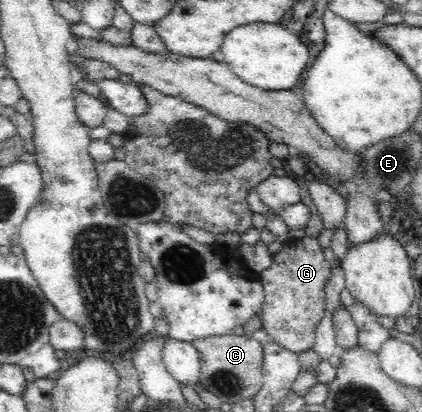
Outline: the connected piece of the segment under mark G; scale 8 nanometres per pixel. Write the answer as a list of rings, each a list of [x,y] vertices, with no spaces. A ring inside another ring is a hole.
[[[312,236],[287,240],[282,249],[272,257],[270,267],[259,274],[265,292],[263,309],[260,314],[263,324],[261,329],[269,338],[276,341],[276,345],[299,355],[314,347],[315,330],[325,313],[325,288],[330,278],[330,270],[332,270],[331,260],[329,254],[318,243],[318,239]]]

